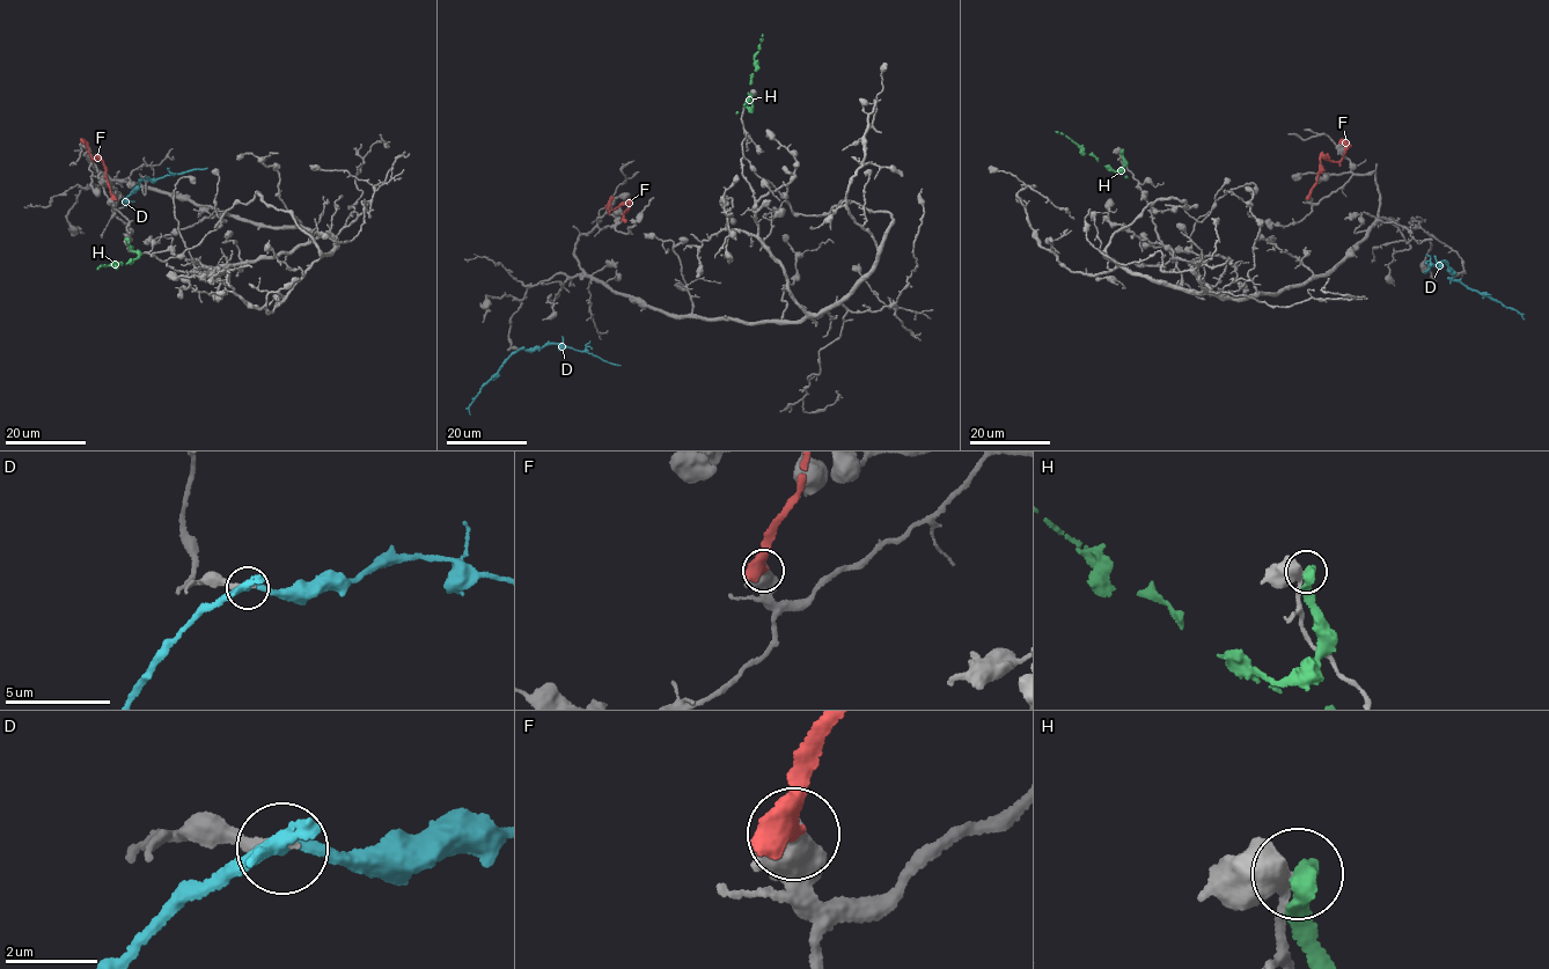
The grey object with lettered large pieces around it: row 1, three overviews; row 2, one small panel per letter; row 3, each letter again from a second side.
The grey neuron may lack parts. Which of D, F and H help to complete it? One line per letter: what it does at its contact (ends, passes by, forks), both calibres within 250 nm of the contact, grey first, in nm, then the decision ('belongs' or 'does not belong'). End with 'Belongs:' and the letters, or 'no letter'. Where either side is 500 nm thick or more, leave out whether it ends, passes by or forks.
D: it forks | 280/240 nm | does not belong
F: 700/400 nm | does not belong
H: 440/500 nm | does not belong
Belongs: no letter

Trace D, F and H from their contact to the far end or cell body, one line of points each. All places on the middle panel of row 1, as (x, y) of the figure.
D: (521, 350), (551, 343), (621, 365)
F: (622, 220), (630, 205), (626, 202), (609, 210), (610, 196)
H: (750, 94), (746, 101), (750, 108), (748, 92), (763, 34)

